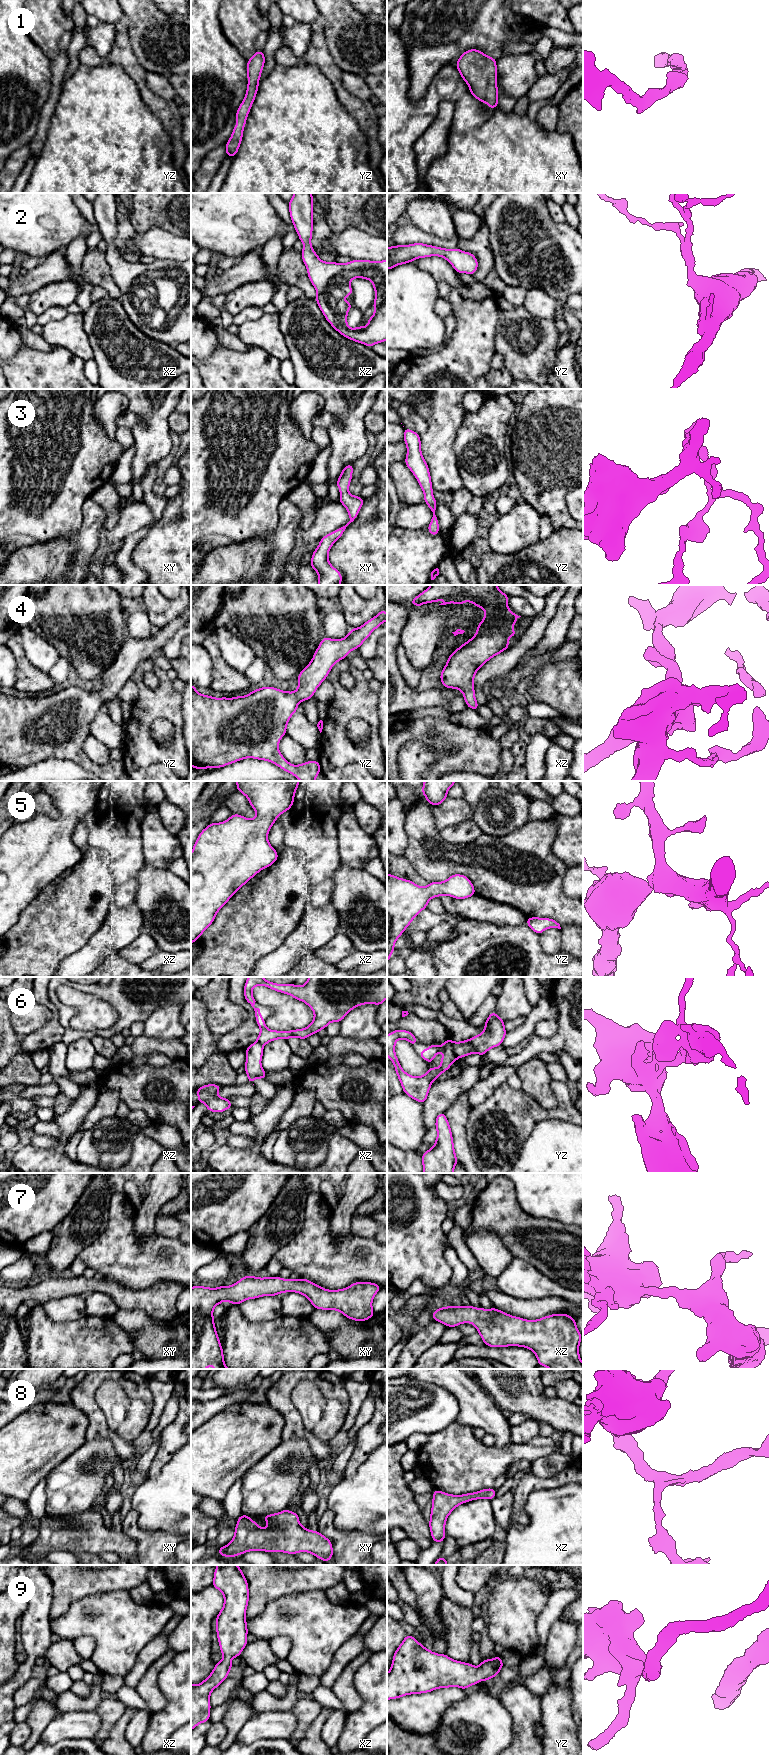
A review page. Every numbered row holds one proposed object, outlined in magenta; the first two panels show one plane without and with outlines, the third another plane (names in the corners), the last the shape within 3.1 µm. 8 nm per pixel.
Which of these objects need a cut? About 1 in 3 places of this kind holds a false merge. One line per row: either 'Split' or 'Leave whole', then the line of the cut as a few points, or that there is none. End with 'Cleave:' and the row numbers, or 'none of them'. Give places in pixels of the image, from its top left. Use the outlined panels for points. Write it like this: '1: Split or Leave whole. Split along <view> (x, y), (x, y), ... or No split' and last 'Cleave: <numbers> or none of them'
1: Leave whole. No split
2: Leave whole. No split
3: Leave whole. No split
4: Leave whole. No split
5: Leave whole. No split
6: Split. Split along yz (452, 1042), (452, 1050), (457, 1057)
7: Leave whole. No split
8: Leave whole. No split
9: Leave whole. No split
Cleave: 6

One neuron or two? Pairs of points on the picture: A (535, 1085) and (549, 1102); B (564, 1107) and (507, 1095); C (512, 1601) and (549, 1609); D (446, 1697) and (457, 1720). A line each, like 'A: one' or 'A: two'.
A: one
B: one
C: two
D: two

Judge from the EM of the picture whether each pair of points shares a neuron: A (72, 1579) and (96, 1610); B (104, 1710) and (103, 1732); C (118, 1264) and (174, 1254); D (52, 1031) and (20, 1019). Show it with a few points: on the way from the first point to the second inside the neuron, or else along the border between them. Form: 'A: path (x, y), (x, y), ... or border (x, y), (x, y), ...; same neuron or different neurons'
A: border (109, 1591), (83, 1596), (74, 1600), (66, 1609); different neurons
B: path (105, 1715), (105, 1727); same neuron
C: path (132, 1264), (149, 1264), (160, 1259); same neuron
D: border (52, 1012), (52, 1015), (42, 1026), (19, 1038); different neurons

